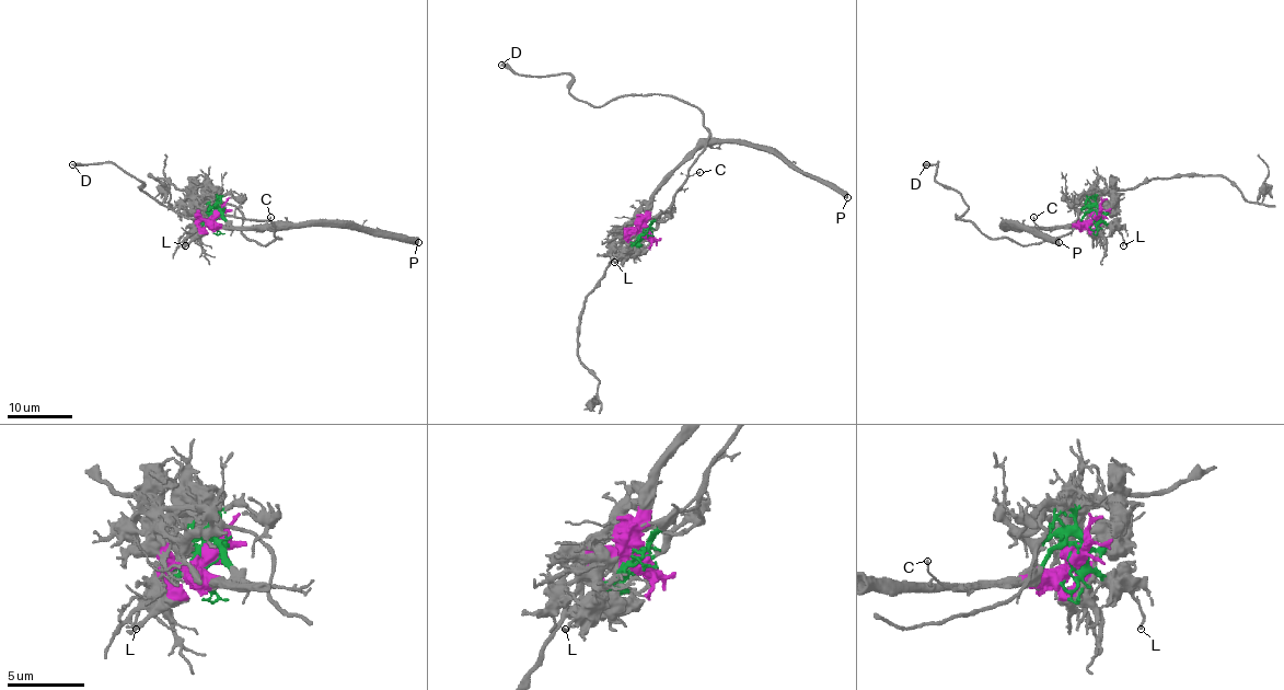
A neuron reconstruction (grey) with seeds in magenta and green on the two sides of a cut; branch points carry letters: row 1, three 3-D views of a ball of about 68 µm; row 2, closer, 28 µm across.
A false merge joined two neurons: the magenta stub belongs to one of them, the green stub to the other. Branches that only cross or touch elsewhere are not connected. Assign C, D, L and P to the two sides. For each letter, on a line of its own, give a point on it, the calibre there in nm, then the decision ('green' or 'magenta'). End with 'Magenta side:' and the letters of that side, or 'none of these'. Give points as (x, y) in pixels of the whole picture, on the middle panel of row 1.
C: place (700, 172); calibre 110 nm; green
D: place (501, 65); calibre 440 nm; green
L: place (614, 262); calibre 140 nm; green
P: place (847, 197); calibre 550 nm; magenta
Magenta side: P

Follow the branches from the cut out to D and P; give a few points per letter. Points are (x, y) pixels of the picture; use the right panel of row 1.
D: (1094, 217), (1038, 243), (991, 238), (957, 218), (962, 196), (926, 164)
P: (1094, 217), (1056, 227), (1004, 225), (1033, 228), (1041, 237), (1053, 237), (1059, 241)

